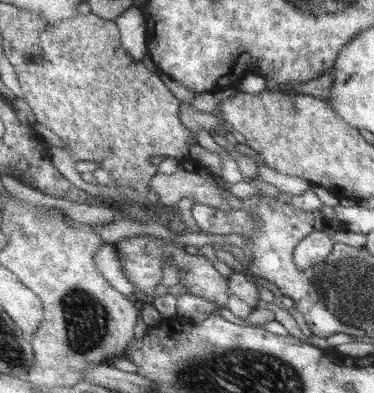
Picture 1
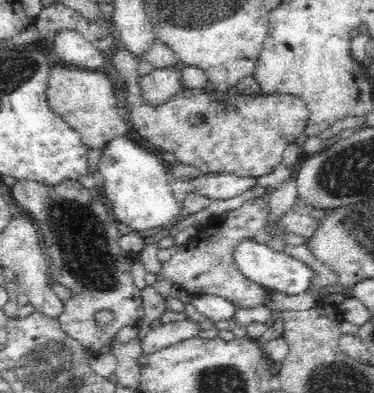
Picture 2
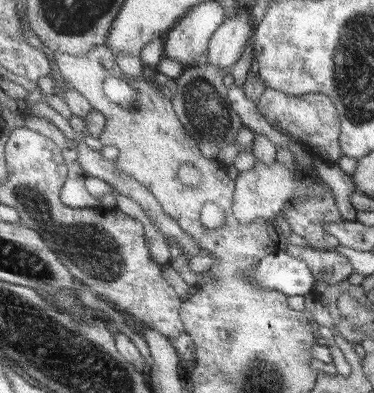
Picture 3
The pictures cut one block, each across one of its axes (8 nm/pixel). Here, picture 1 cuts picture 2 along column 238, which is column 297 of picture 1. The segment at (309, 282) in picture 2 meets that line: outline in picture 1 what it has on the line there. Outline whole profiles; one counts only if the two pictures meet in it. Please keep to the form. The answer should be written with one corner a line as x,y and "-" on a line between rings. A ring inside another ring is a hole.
315,230
311,236
307,236
295,252
295,264
301,270
309,270
313,266
323,264
323,260
333,252
333,232
331,230

